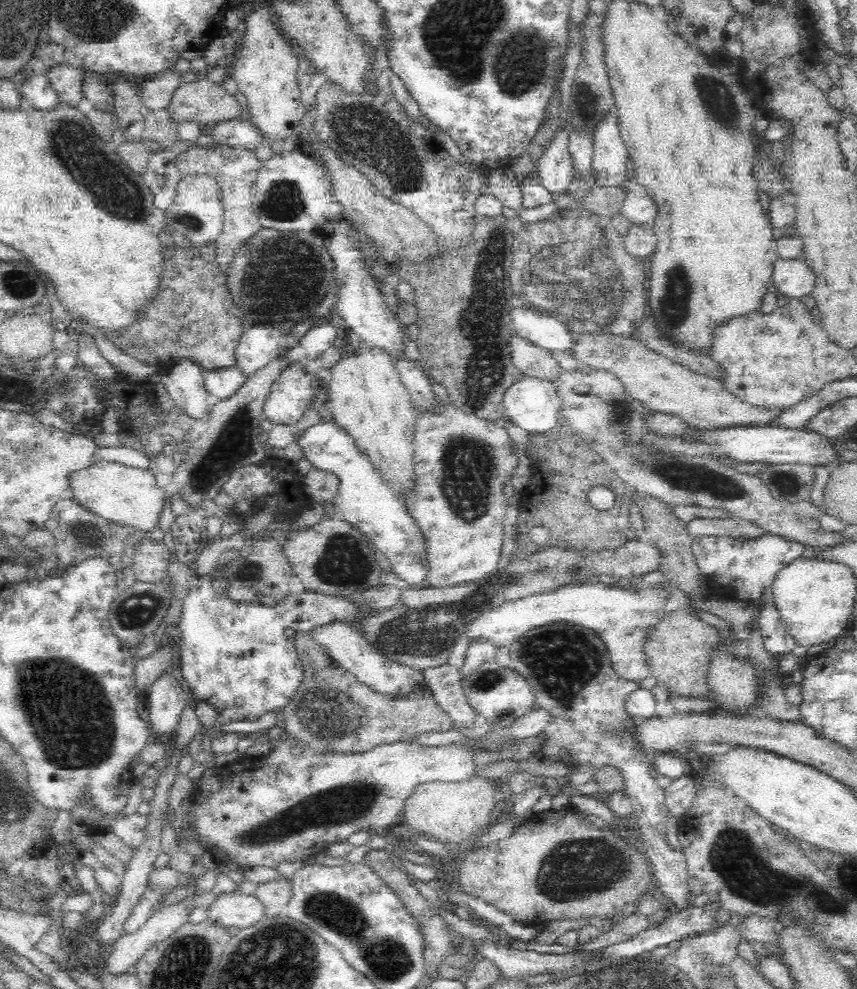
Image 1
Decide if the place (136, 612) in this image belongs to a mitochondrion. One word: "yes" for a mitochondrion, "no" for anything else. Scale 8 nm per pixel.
yes

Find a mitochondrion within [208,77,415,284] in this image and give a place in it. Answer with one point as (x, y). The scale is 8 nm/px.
(283, 202)

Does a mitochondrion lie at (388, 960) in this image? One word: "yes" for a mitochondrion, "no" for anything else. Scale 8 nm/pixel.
yes

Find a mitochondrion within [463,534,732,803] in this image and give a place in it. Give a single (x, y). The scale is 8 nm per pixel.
(562, 660)

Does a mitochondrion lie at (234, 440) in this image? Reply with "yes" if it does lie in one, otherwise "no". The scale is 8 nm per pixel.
yes

